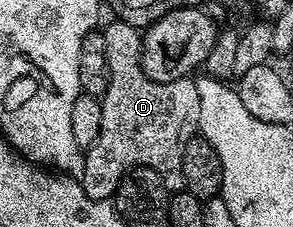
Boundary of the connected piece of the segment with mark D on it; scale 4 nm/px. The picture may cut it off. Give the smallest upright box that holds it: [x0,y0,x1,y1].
[81,21,199,200]

